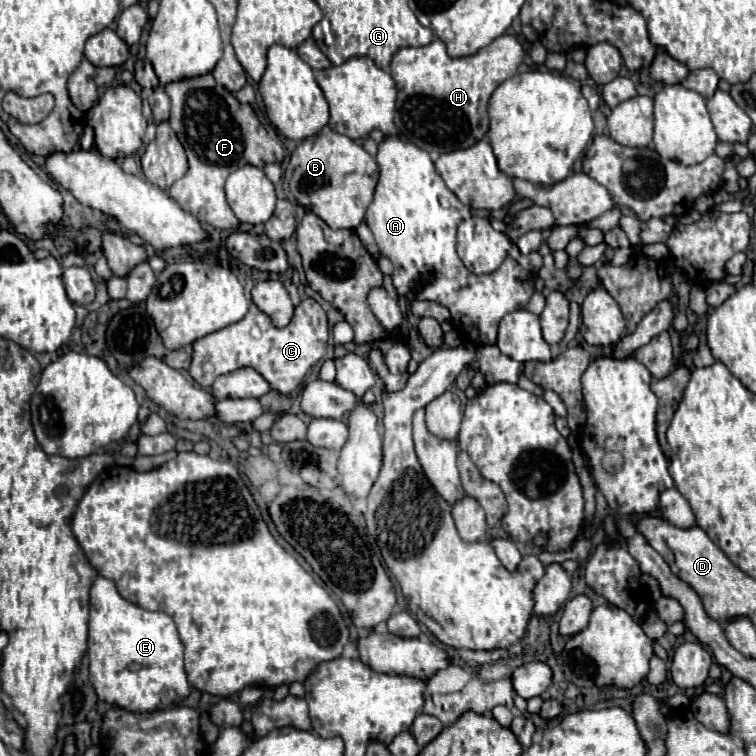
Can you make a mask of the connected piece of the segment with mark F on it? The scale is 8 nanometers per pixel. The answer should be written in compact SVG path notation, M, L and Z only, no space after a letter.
M212 74L172 82L164 90L172 100L168 122L186 148L190 164L186 176L170 186L170 196L184 210L190 210L200 222L212 224L220 230L234 230L240 222L230 210L224 196L226 178L246 164L254 164L258 168L264 168L272 162L282 164L284 148L278 140L272 140L268 136L266 128L258 122L252 106L240 104L232 92L222 88L214 80Z

